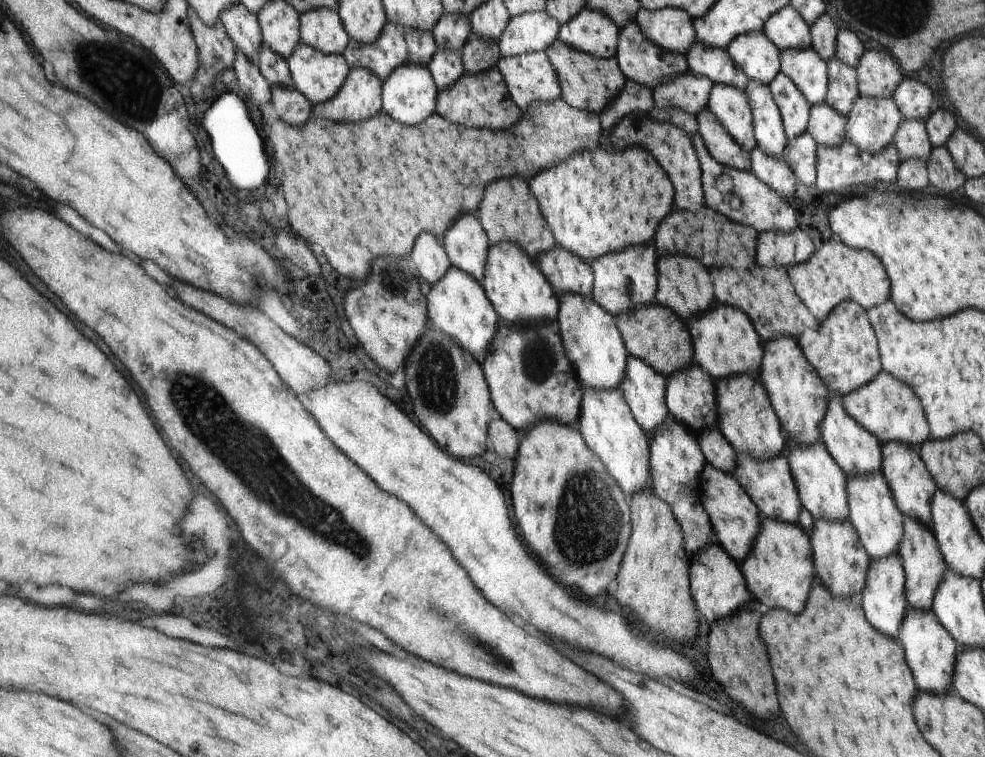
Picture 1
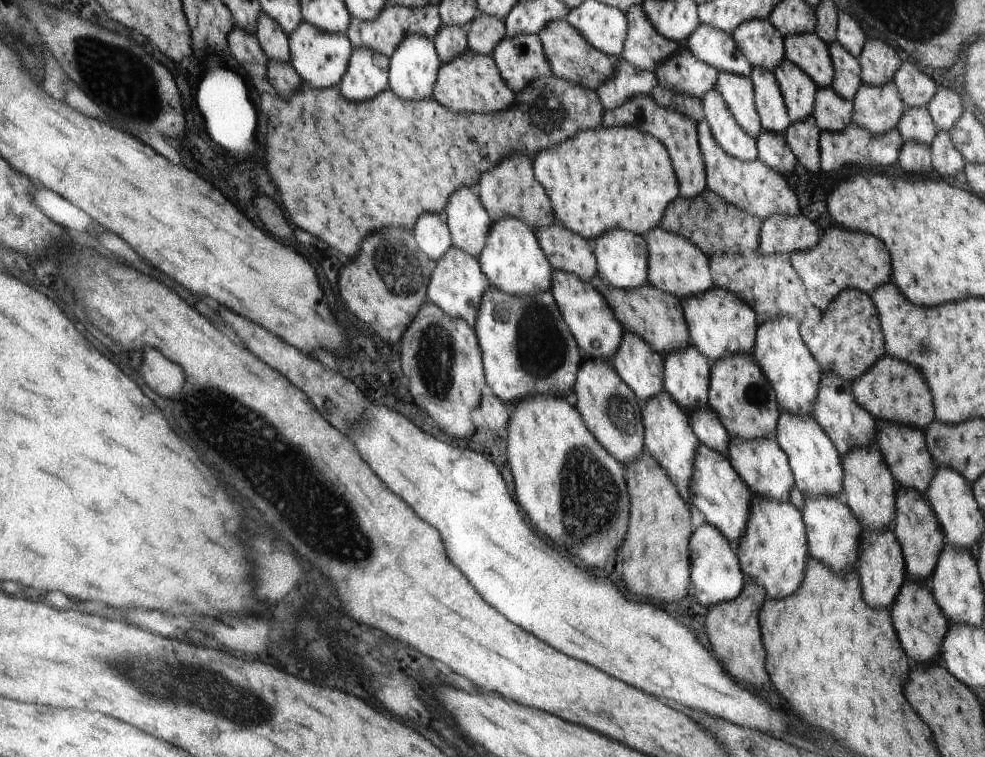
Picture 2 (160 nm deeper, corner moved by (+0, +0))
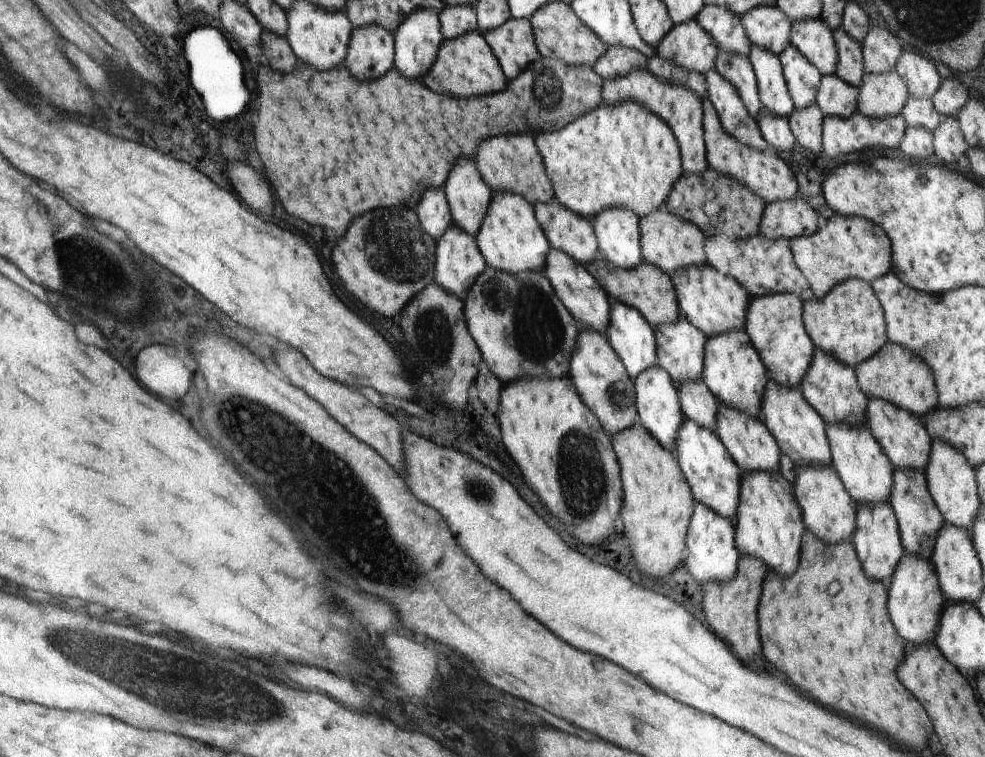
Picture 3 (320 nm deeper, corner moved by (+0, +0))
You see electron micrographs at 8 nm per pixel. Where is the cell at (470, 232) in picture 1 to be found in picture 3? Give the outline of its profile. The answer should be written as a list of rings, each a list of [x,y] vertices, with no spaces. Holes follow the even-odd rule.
[[[460,157],[444,190],[453,224],[476,236],[492,200],[492,190],[477,169],[476,159]]]

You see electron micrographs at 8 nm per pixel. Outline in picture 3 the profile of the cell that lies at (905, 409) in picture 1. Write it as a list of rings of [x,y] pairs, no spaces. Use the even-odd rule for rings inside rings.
[[[886,342],[877,353],[856,366],[856,373],[859,386],[868,398],[883,398],[886,402],[922,417],[938,407],[938,392],[928,364],[918,353],[914,354],[898,343]]]

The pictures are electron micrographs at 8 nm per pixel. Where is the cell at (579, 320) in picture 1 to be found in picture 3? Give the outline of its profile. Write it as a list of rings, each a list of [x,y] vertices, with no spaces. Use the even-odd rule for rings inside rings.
[[[550,249],[544,273],[548,276],[561,301],[577,320],[578,326],[582,329],[594,329],[605,334],[605,328],[610,322],[610,304],[606,300],[604,290],[600,288],[600,283],[594,280],[594,276],[590,274],[587,267],[566,254],[566,251]]]

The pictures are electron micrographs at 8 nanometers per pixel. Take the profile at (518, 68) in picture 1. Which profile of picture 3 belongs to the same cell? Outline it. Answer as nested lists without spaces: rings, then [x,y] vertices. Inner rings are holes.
[[[511,16],[504,25],[483,32],[509,80],[540,57],[533,25],[528,19]]]

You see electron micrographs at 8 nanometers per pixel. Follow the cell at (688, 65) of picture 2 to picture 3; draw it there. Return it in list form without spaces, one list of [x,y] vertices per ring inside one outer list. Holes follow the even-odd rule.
[[[696,18],[673,26],[657,44],[656,50],[674,64],[705,76],[708,70],[715,68],[718,48],[712,36],[698,26]]]

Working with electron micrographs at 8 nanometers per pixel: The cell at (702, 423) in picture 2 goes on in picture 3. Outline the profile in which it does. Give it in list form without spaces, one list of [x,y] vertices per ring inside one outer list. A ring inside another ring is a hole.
[[[700,376],[679,382],[678,394],[681,395],[682,410],[686,416],[714,430],[720,402],[710,392],[703,378]]]

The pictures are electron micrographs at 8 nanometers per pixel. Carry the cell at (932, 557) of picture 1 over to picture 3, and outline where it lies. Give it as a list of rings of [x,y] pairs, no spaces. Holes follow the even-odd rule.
[[[896,469],[893,474],[892,492],[887,498],[897,515],[897,522],[901,526],[902,542],[907,548],[907,553],[914,553],[930,559],[936,548],[937,534],[944,526],[945,517],[939,510],[937,503],[929,493],[928,480],[922,470]]]

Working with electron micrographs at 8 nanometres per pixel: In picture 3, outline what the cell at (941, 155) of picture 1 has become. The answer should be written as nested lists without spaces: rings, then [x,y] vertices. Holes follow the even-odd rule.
[[[943,117],[933,132],[933,150],[942,162],[956,162],[969,149],[957,118]]]

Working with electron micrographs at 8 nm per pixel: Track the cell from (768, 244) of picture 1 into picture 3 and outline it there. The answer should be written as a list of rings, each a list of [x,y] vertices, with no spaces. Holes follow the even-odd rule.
[[[798,193],[790,200],[778,200],[766,206],[760,236],[766,240],[802,238],[818,232],[818,215]]]

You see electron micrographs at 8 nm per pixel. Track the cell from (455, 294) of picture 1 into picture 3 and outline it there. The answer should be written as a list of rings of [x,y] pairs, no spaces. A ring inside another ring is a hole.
[[[451,224],[449,229],[437,241],[436,274],[433,283],[438,283],[450,295],[465,297],[472,288],[478,276],[487,267],[485,257],[477,245],[477,237],[471,235],[456,224]]]

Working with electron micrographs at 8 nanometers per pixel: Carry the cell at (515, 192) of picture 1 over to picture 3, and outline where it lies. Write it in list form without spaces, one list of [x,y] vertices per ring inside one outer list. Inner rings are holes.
[[[528,133],[499,134],[485,138],[478,145],[476,159],[477,169],[493,192],[512,191],[530,201],[550,202],[554,198],[552,182],[545,170],[543,156],[538,150],[535,136]]]

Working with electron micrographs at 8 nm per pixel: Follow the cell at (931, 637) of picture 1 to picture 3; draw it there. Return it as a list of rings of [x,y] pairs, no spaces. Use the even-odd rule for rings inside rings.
[[[906,553],[906,556],[901,558],[901,562],[902,566],[898,566],[890,584],[890,618],[898,622],[898,630],[902,630],[902,638],[906,638],[906,642],[916,646],[930,639],[934,640],[946,598],[941,590],[932,559]]]

